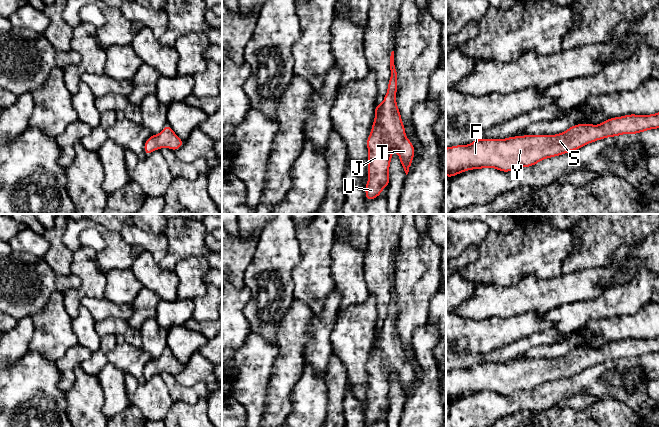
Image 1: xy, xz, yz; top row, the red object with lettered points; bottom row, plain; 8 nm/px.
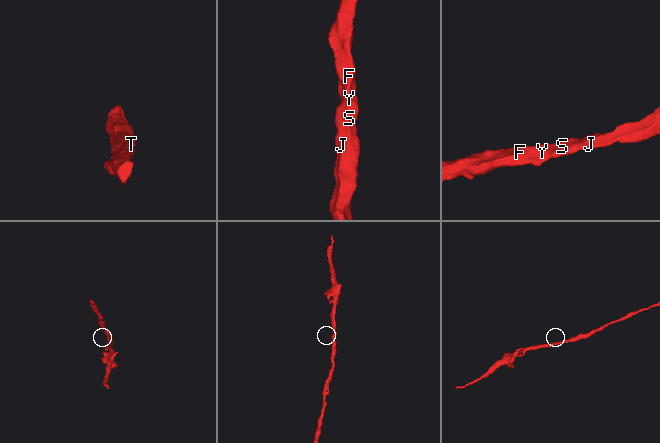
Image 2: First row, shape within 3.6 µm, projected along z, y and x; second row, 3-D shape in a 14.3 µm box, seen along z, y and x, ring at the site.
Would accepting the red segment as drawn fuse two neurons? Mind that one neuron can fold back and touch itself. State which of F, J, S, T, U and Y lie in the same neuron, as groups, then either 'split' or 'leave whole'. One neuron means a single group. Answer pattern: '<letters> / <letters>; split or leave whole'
F J S T U Y; leave whole

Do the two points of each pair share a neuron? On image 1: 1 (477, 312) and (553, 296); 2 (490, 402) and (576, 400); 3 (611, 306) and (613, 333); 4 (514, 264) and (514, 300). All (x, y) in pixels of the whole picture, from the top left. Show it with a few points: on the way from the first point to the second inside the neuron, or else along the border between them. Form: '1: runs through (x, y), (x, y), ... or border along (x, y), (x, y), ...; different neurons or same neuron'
1: runs through (496, 301), (509, 301), (525, 296), (534, 296); same neuron
2: border along (583, 392), (565, 397), (551, 406); different neurons
3: border along (635, 312), (589, 321); different neurons
4: border along (536, 276), (525, 276), (511, 285), (490, 285); different neurons

